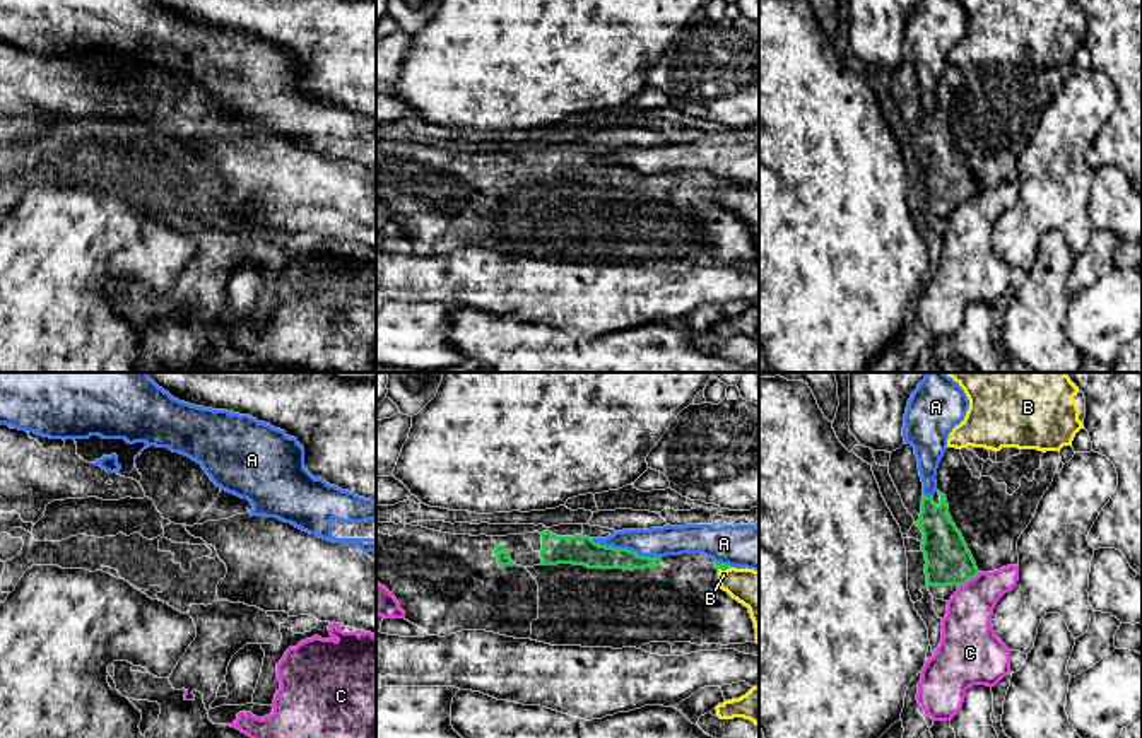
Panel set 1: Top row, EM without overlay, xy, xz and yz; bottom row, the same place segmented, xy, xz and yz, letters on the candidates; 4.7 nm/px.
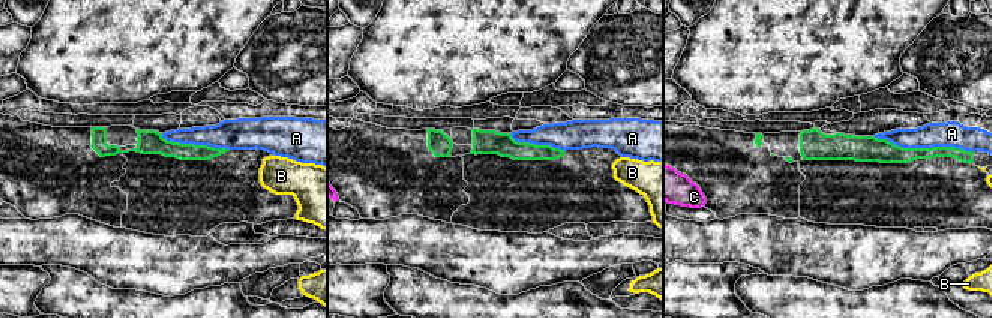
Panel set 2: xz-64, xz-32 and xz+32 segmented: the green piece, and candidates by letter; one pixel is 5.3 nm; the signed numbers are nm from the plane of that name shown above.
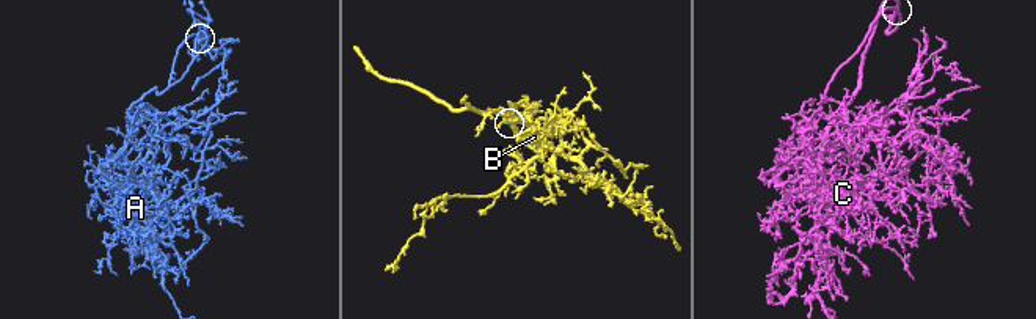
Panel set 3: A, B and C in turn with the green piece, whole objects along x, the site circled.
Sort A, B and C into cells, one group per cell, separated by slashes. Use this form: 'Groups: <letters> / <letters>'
Groups: A / B / C

